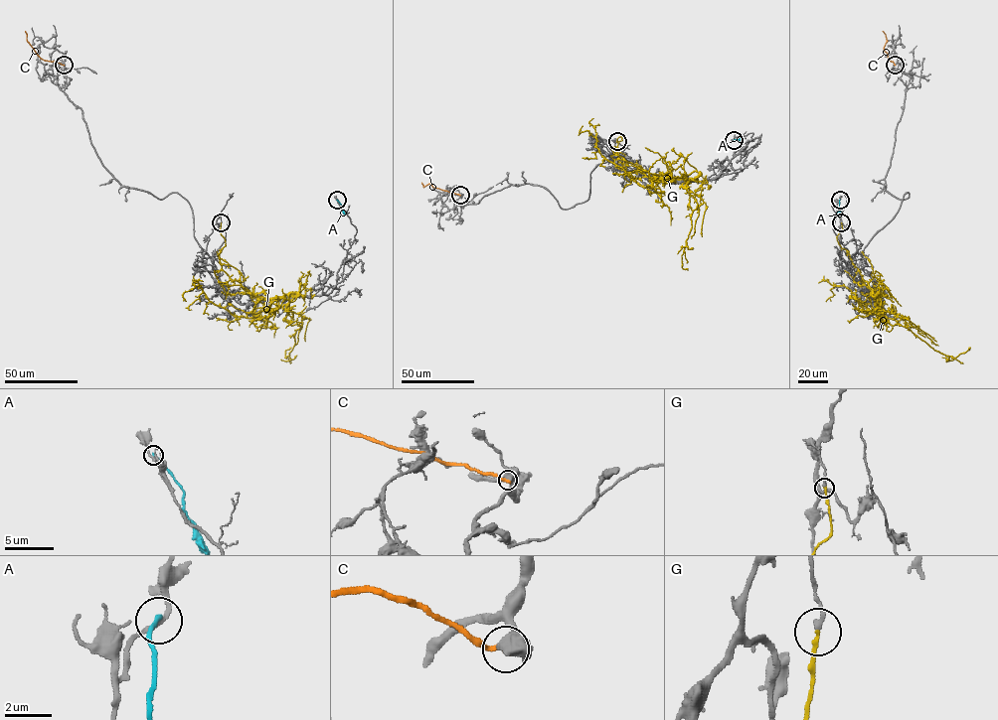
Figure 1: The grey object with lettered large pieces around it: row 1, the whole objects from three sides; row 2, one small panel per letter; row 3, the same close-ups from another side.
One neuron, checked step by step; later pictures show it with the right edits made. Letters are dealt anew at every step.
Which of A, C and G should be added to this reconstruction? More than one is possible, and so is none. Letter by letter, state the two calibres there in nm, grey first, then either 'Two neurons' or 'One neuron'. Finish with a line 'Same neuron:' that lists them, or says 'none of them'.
A: Thickness 170 nm (grey) against 190 nm. Two neurons
C: Thickness 550 nm (grey) against 280 nm. Two neurons
G: Thickness 200 nm (grey) against 170 nm. Two neurons
Same neuron: none of them

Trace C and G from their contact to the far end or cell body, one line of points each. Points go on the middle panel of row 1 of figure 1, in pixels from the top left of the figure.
C: (459, 195), (430, 184), (423, 187), (421, 182)
G: (617, 141), (621, 137), (618, 157), (647, 177), (685, 179), (682, 187), (697, 206), (682, 254), (687, 270)

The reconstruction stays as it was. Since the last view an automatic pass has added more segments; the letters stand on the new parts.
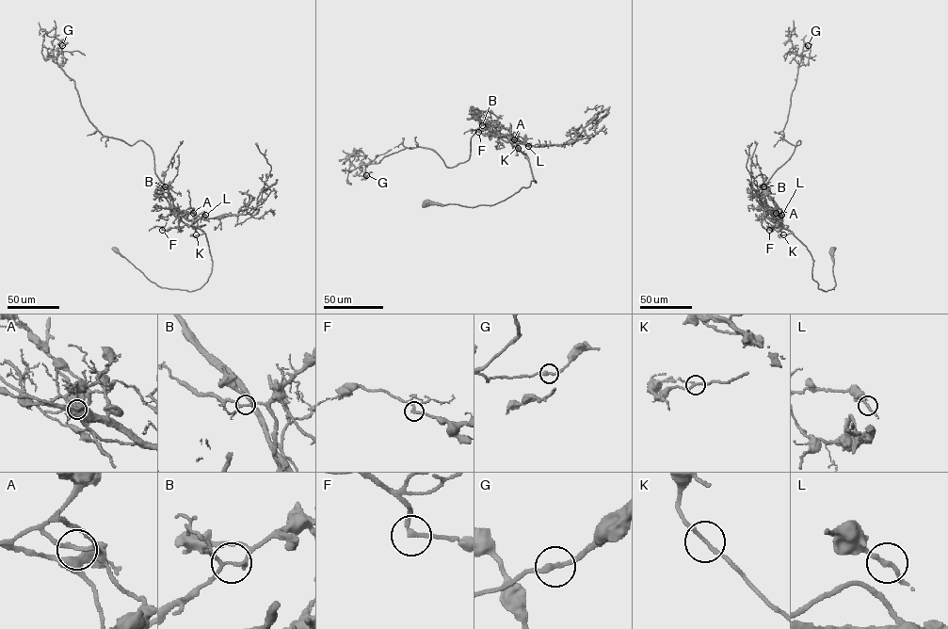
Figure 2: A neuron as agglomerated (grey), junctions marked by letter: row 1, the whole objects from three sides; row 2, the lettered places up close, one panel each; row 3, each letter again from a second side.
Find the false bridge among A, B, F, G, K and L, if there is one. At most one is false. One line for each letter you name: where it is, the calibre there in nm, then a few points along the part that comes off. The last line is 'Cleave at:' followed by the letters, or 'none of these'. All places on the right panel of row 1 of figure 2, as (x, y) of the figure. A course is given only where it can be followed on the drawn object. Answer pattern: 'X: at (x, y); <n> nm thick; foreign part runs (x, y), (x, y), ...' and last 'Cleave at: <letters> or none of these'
Cleave at: none of these

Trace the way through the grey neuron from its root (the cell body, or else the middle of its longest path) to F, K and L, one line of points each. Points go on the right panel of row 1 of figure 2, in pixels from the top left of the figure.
F: (832, 249), (835, 285), (825, 291), (812, 278), (813, 260), (807, 247), (787, 229), (772, 225), (769, 230)
K: (832, 249), (835, 285), (825, 291), (812, 278), (813, 260), (807, 247), (792, 233), (783, 234)
L: (832, 249), (835, 285), (825, 291), (812, 278), (807, 247), (775, 225), (773, 214), (781, 215)

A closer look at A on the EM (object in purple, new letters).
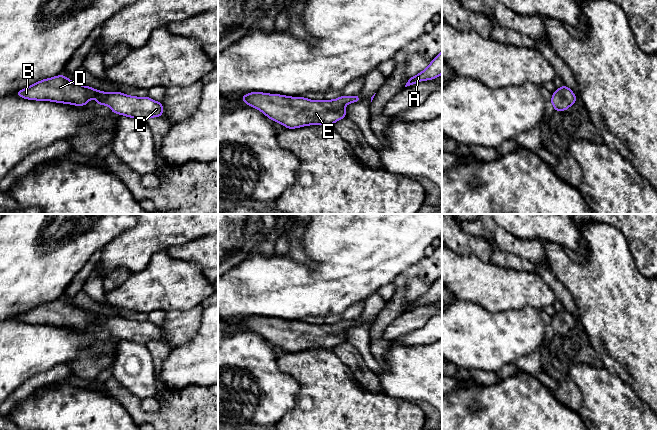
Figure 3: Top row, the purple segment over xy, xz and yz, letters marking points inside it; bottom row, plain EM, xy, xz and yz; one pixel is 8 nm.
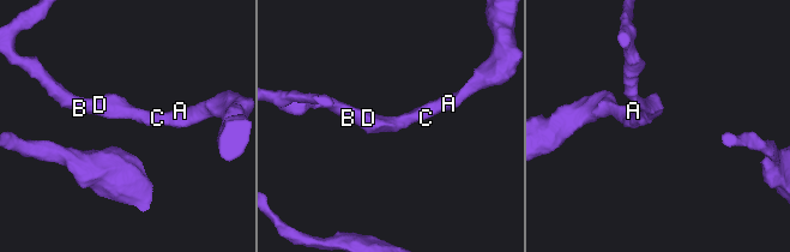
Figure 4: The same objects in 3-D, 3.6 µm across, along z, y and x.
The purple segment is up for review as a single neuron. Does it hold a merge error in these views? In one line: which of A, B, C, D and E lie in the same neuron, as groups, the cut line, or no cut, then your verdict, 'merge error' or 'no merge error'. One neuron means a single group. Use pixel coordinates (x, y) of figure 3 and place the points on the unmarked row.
groups A B C D E; cut none; no merge error

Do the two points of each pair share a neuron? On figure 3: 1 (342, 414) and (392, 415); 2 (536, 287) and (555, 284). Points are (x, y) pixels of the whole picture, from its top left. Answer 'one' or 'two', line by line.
1: one
2: two

